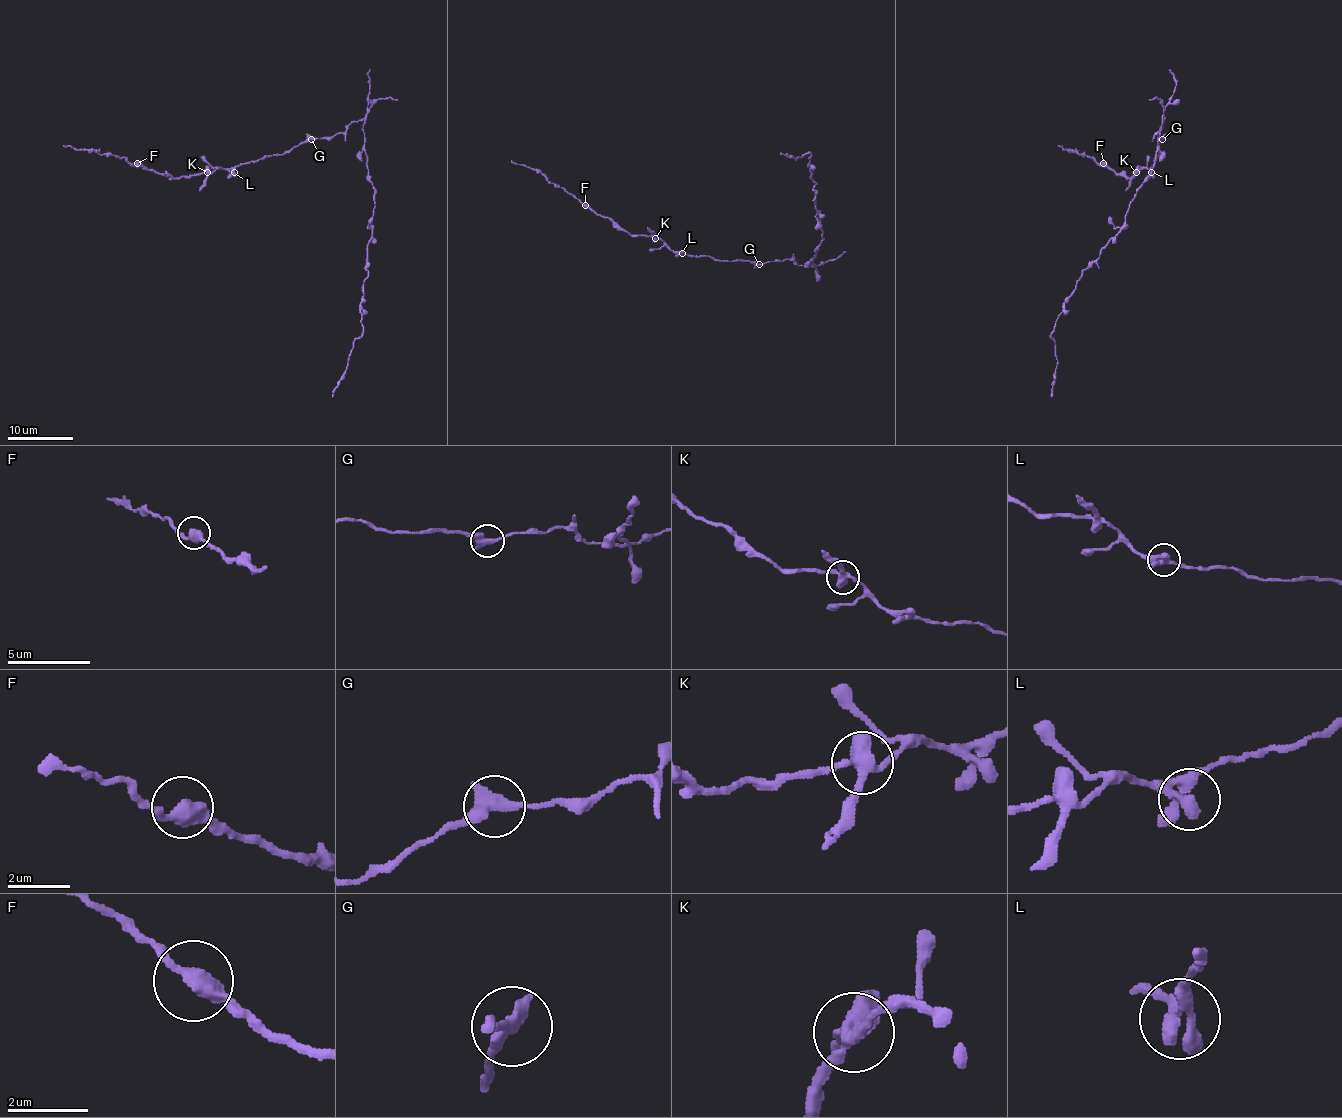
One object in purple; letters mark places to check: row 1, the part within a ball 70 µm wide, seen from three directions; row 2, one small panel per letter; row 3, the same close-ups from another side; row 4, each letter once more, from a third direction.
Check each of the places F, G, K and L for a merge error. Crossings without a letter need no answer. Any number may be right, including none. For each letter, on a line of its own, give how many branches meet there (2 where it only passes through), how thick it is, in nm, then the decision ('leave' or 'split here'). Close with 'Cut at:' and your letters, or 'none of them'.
F: 2 | 440 nm | leave
G: 2 | 400 nm | split here
K: 3 | 400 nm | split here
L: 3 | 320 nm | leave
Cut at: G, K

